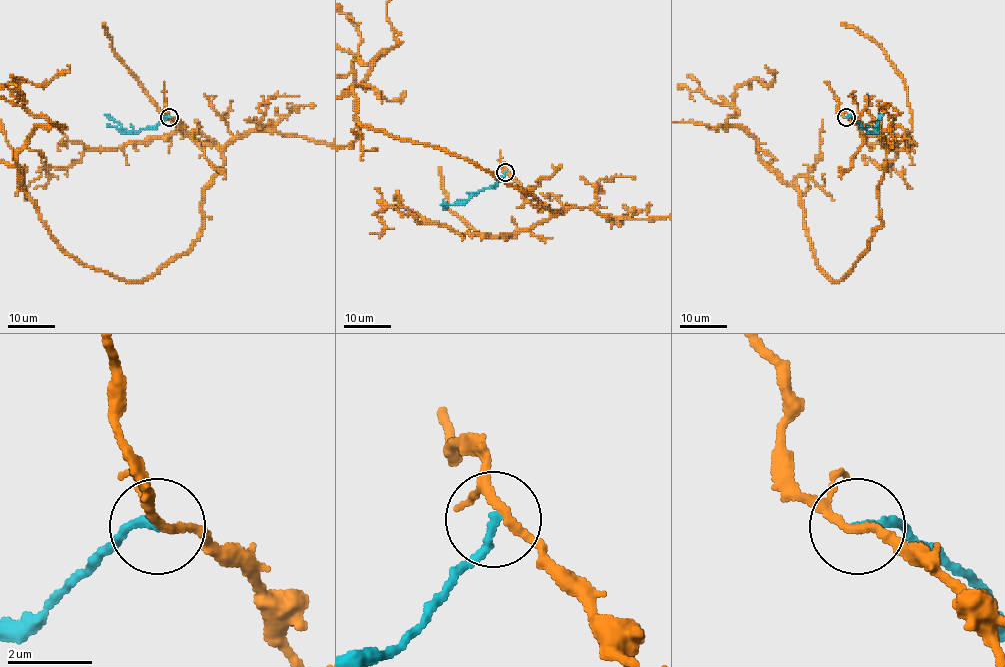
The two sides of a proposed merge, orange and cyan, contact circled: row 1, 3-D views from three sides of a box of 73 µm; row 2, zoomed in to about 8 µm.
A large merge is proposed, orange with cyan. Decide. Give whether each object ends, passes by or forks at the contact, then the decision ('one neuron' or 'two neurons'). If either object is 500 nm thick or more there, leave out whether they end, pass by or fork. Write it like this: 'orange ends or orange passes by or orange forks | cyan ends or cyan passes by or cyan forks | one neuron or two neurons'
orange forks | cyan ends | two neurons

